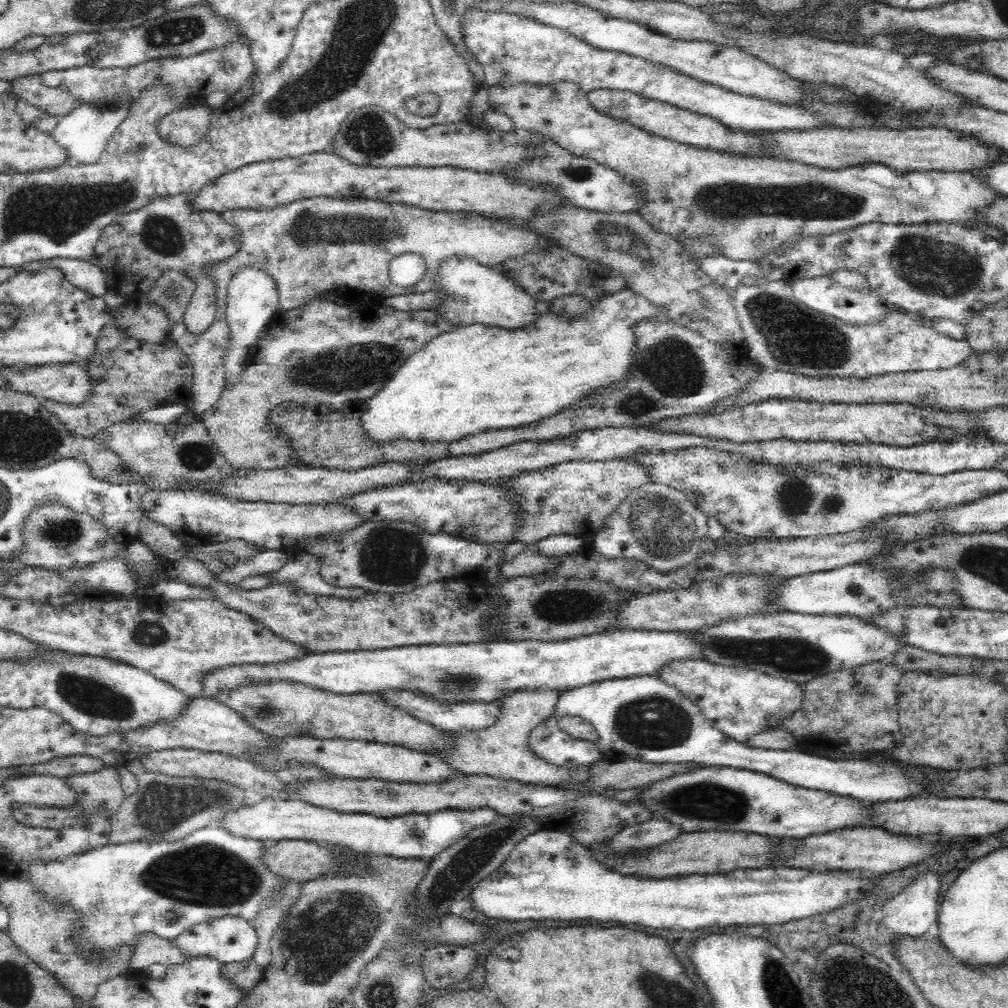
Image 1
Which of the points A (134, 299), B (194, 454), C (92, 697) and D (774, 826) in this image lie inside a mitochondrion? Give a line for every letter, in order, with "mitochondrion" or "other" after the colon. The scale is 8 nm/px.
A: other
B: mitochondrion
C: mitochondrion
D: other

